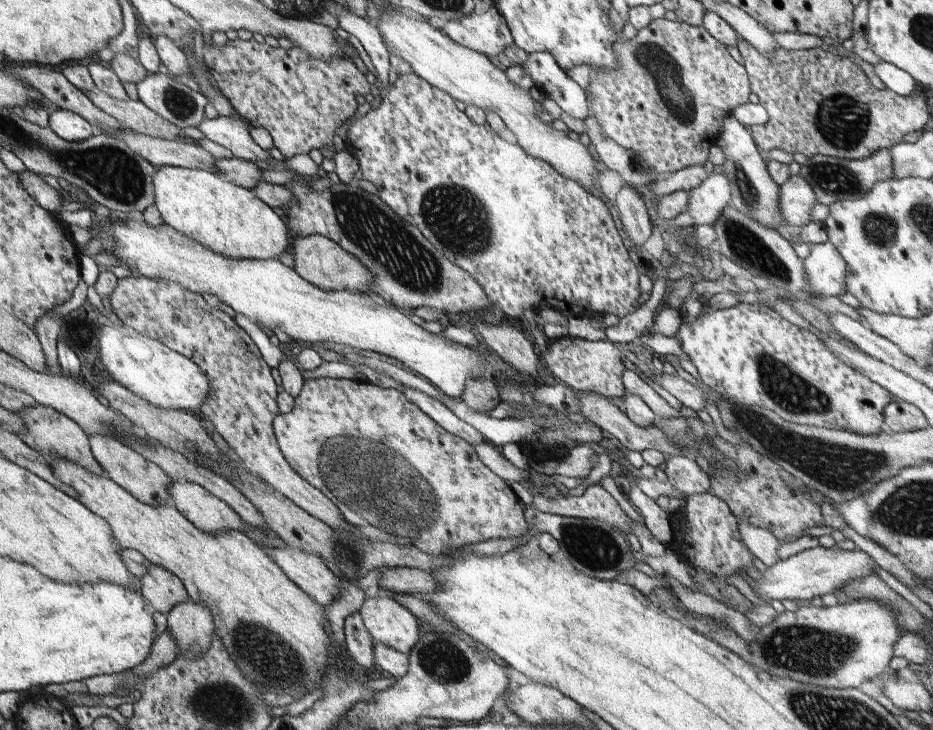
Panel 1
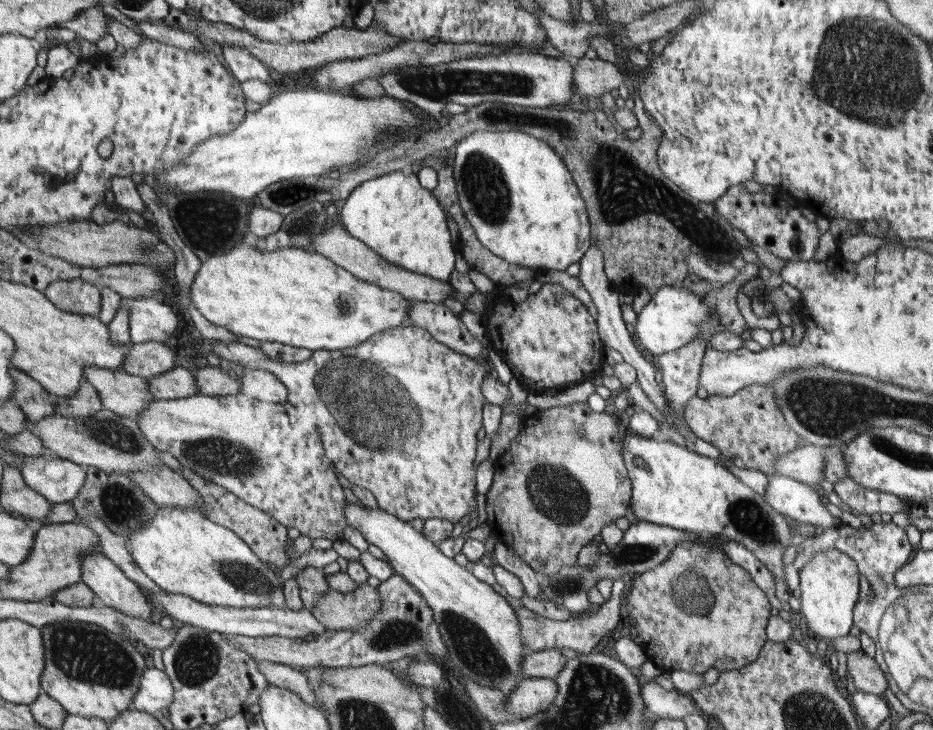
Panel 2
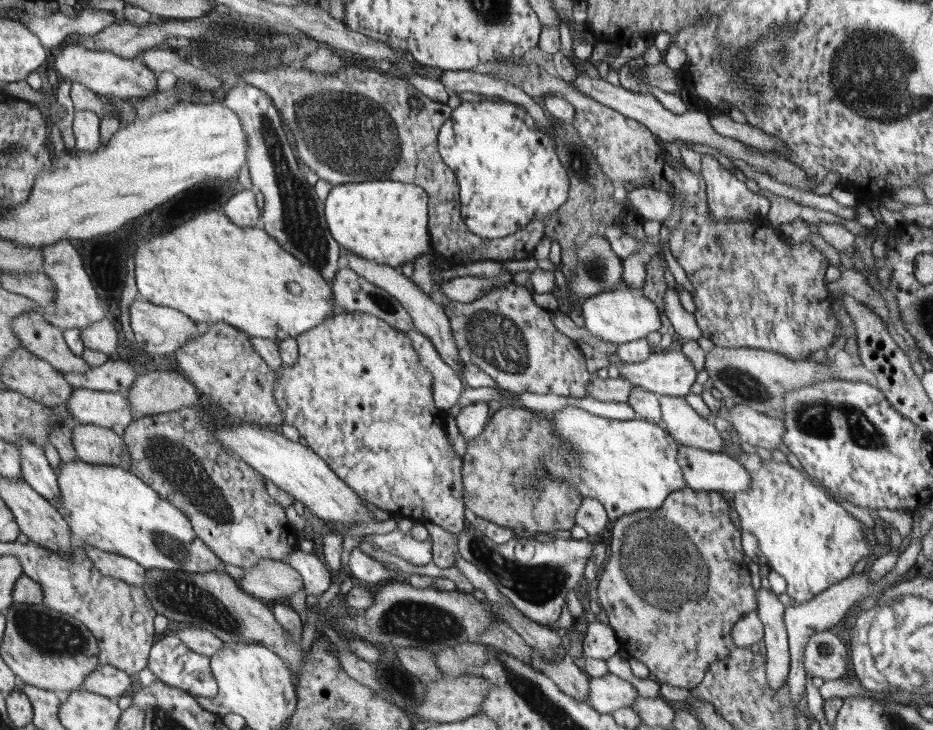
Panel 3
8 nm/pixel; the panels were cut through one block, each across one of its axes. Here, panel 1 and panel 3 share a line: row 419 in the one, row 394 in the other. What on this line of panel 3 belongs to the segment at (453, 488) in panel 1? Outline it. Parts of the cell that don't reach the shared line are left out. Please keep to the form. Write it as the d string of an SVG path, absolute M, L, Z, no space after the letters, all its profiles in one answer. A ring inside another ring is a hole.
M333 312L333 316L319 322L319 326L313 326L301 334L297 334L293 340L297 346L297 364L293 364L291 368L281 366L281 372L277 372L275 400L283 412L285 422L299 430L299 436L301 436L299 440L307 448L311 448L313 454L319 454L319 458L323 458L323 462L327 462L327 468L331 468L331 472L335 472L335 476L339 476L339 480L343 480L343 484L347 484L347 488L351 488L359 498L373 504L375 508L381 508L381 510L389 512L391 516L399 514L399 516L407 518L409 522L431 522L449 534L459 534L463 530L463 522L465 522L465 518L463 518L465 504L463 504L461 476L459 476L461 458L455 458L451 452L451 446L447 444L445 430L443 430L447 412L435 408L435 402L431 398L431 374L419 366L417 354L413 352L407 336L401 330L385 324L383 320L379 320L377 316L371 316L371 314Z

